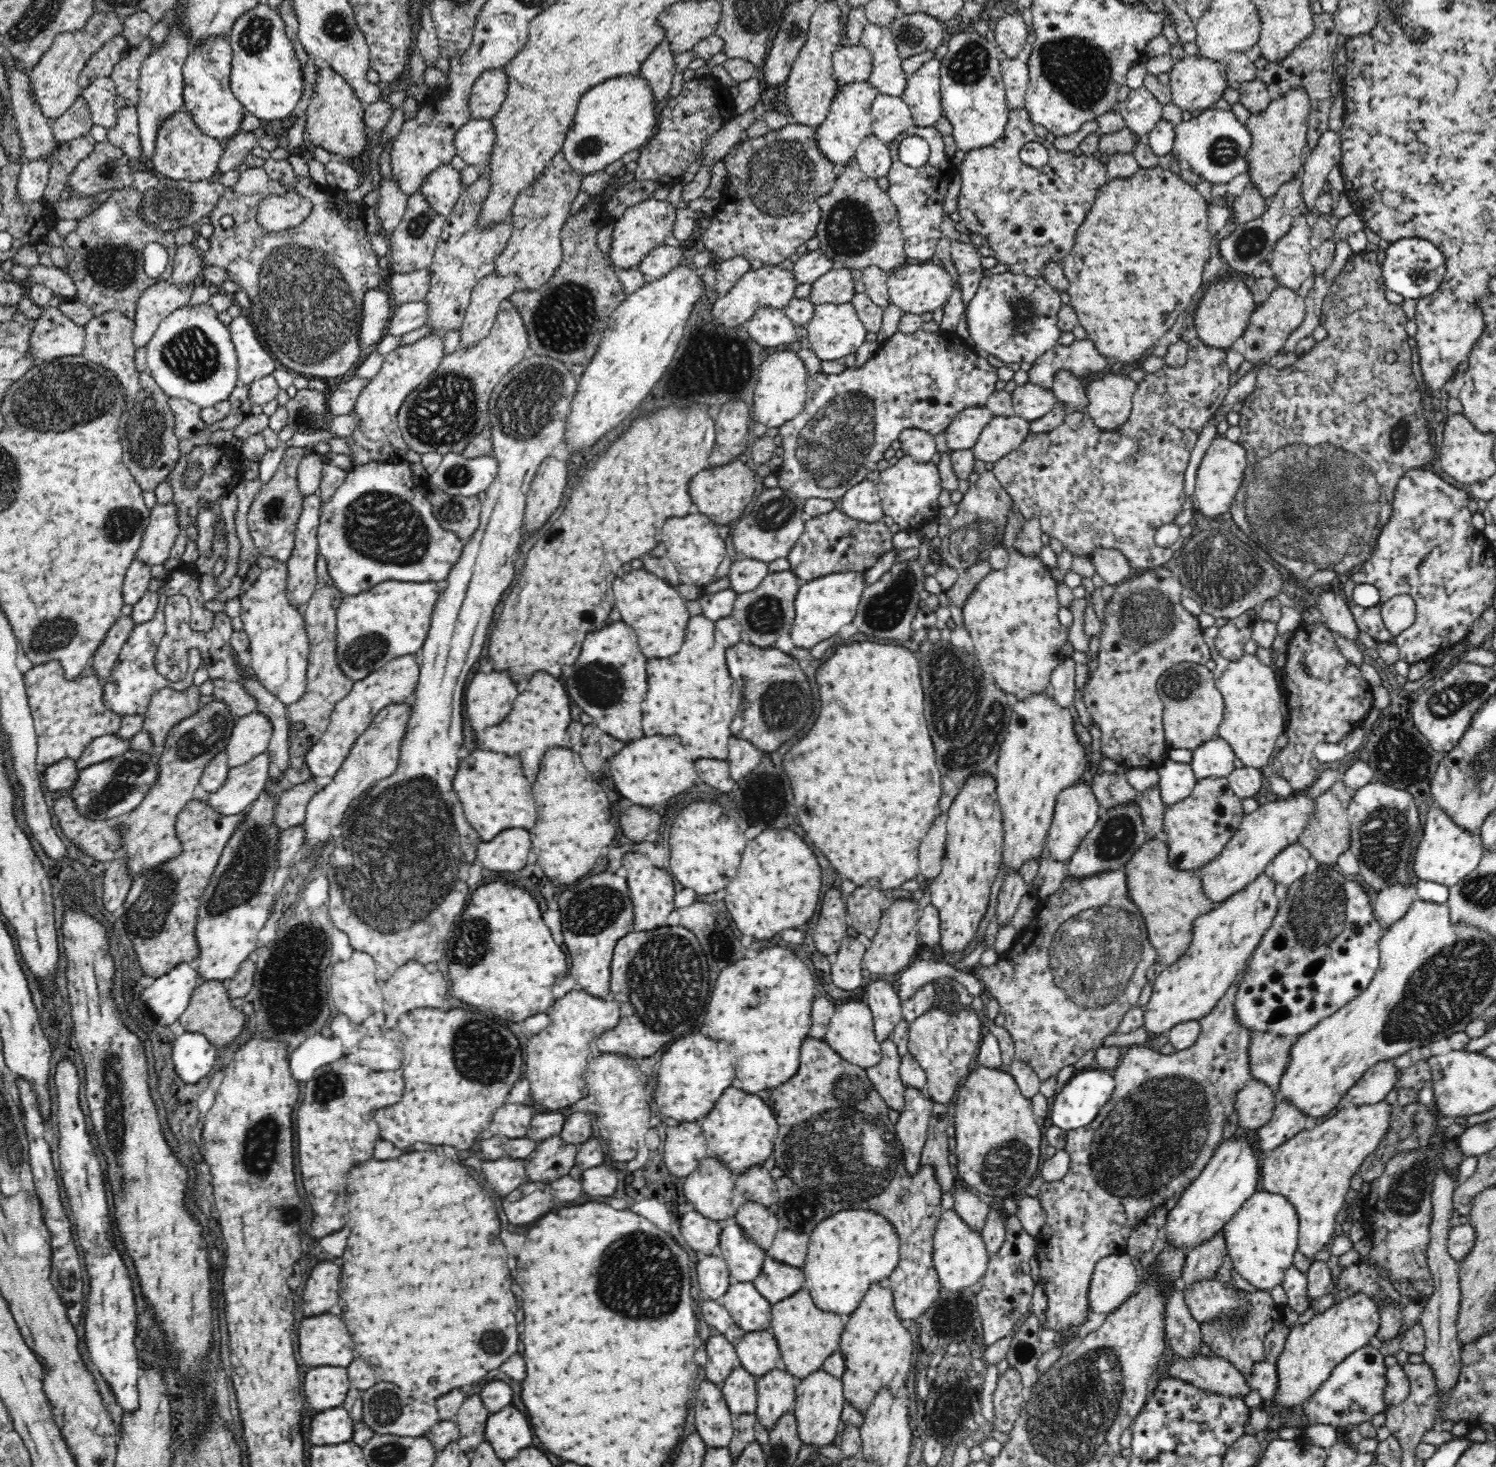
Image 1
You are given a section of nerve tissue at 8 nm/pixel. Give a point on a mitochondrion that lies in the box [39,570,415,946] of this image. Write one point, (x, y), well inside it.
(243, 876)

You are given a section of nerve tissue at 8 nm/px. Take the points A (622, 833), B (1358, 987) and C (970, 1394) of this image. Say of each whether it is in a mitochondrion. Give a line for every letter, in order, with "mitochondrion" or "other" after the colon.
A: other
B: other
C: mitochondrion

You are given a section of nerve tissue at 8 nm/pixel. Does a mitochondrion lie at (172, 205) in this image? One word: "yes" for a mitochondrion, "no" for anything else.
yes

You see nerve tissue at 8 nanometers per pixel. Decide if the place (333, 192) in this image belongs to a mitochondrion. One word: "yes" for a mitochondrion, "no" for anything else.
no

